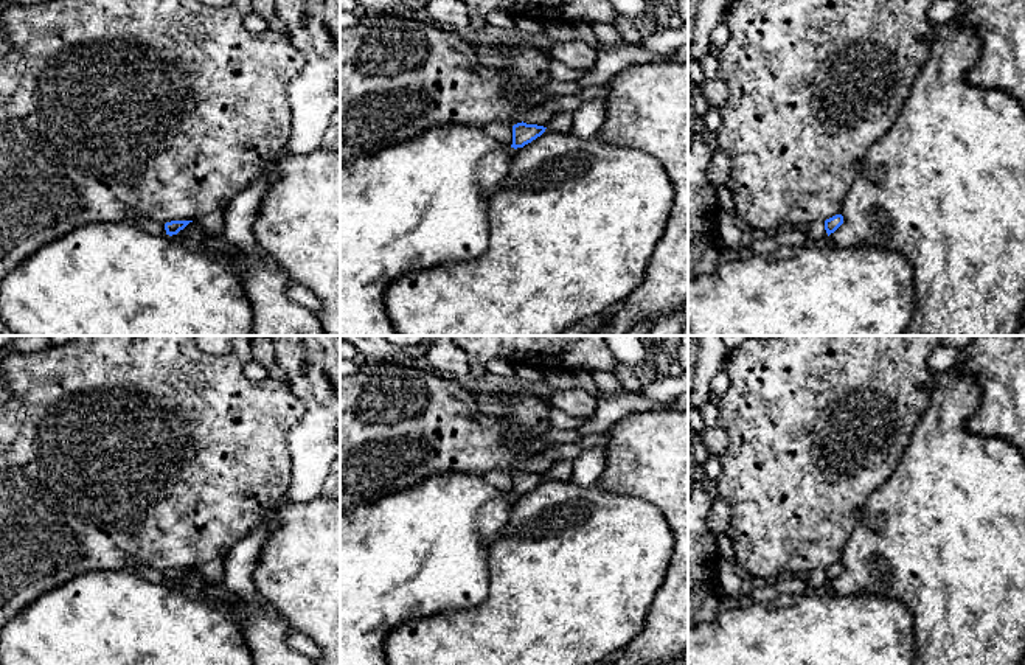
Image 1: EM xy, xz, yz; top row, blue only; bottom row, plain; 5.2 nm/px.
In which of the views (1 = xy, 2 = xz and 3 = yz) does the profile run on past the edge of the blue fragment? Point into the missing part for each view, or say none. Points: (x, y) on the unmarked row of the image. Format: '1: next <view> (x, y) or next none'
1: next none
2: next none
3: next none

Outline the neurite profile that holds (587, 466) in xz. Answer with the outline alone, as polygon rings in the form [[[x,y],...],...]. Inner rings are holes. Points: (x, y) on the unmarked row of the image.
[[[587,447],[572,460],[572,482],[582,486],[598,485],[604,471],[606,452],[603,447]]]

